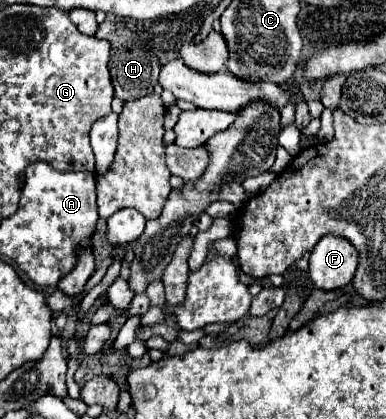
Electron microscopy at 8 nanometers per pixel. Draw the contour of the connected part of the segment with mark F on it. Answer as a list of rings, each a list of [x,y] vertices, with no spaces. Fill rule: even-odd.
[[[325,235],[311,251],[309,277],[317,289],[341,289],[351,283],[357,261],[359,255],[347,239]]]

